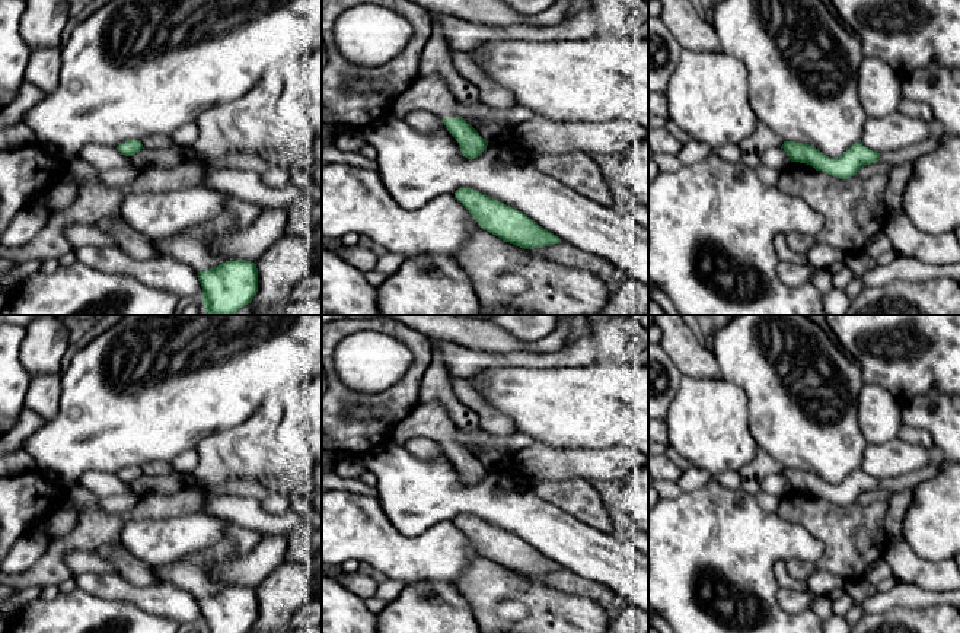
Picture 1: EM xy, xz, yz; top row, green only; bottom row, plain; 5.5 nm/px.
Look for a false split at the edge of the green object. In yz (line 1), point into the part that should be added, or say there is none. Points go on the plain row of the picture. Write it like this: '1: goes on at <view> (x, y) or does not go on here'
1: does not go on here

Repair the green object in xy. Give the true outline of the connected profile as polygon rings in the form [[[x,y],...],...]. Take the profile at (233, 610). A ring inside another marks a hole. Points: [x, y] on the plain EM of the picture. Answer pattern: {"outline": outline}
{"outline": [[[230,586],[198,599],[204,633],[246,633],[258,618],[258,595],[246,586]]]}

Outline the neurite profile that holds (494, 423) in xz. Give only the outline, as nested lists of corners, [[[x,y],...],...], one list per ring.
[[[449,376],[456,397],[479,416],[479,426],[488,435],[505,438],[516,432],[510,417],[491,408],[481,395],[471,387],[468,379]]]

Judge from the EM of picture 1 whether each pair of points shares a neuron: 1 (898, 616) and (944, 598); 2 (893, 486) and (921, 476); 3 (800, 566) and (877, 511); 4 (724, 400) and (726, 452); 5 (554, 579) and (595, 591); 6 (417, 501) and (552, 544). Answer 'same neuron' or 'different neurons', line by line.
1: different neurons
2: same neuron
3: same neuron
4: same neuron
5: same neuron
6: same neuron

